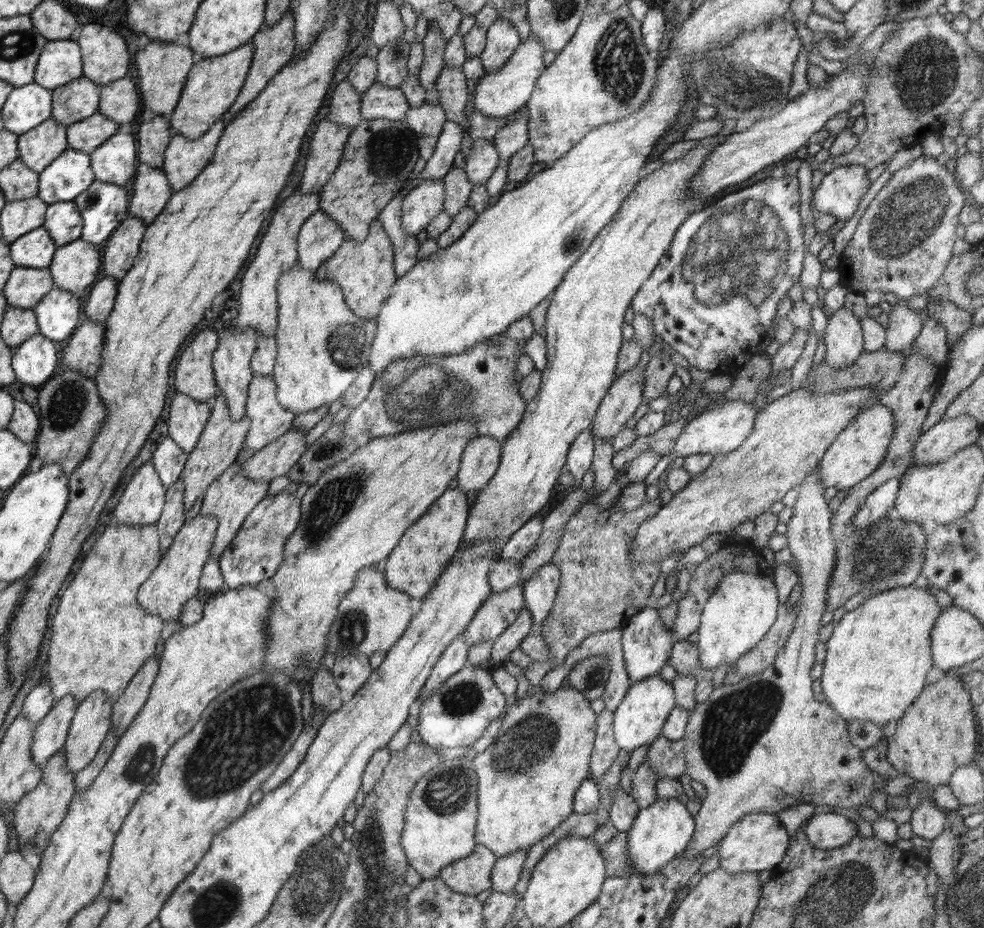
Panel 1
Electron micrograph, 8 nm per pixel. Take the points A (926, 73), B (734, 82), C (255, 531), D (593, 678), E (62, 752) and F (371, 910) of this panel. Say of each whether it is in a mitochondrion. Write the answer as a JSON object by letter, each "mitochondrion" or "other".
{"A":"mitochondrion","B":"mitochondrion","C":"mitochondrion","D":"mitochondrion","E":"other","F":"mitochondrion"}

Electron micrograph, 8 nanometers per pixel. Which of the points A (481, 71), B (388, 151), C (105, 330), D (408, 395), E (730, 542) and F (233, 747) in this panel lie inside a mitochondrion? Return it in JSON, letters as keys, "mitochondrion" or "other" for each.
{"A":"other","B":"mitochondrion","C":"other","D":"mitochondrion","E":"other","F":"mitochondrion"}

